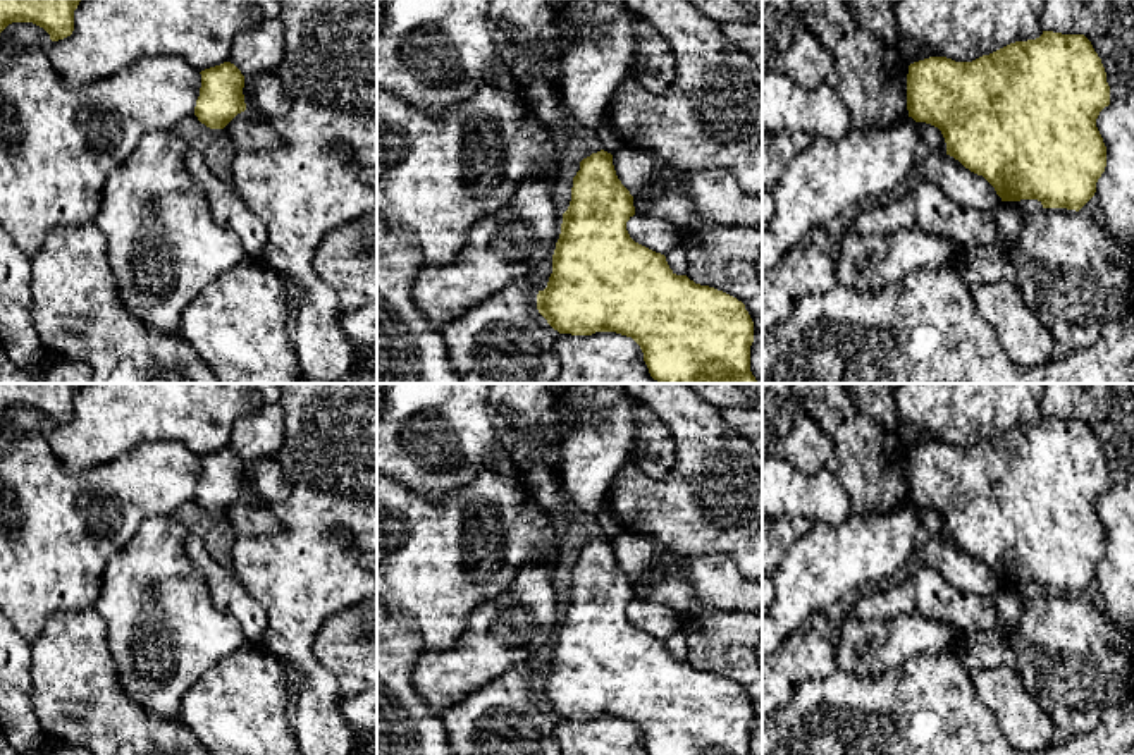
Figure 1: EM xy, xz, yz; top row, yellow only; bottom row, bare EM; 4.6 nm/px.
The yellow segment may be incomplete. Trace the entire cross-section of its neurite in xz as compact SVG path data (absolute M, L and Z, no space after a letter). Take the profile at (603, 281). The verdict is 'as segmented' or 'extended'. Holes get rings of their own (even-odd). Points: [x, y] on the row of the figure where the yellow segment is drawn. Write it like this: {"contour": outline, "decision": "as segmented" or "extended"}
{"contour": "M601 150L583 158L573 177L570 206L563 213L552 273L547 287L537 294L539 313L559 334L616 332L632 337L644 353L650 377L659 384L759 384L750 371L754 322L745 304L723 291L695 284L687 275L676 275L664 255L635 242L626 230L633 215L633 196L618 179L613 155Z", "decision": "as segmented"}

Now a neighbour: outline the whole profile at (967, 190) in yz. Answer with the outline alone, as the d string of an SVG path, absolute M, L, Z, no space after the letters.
M950 155L926 157L917 167L921 181L938 186L962 208L995 210L1001 201L983 175L971 172Z

